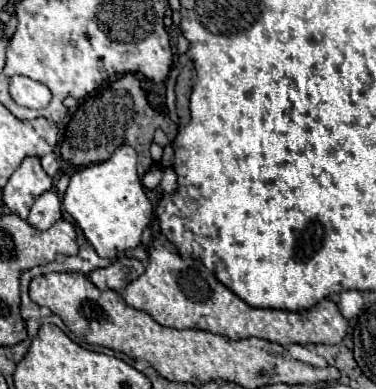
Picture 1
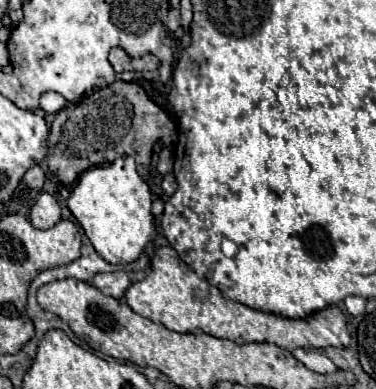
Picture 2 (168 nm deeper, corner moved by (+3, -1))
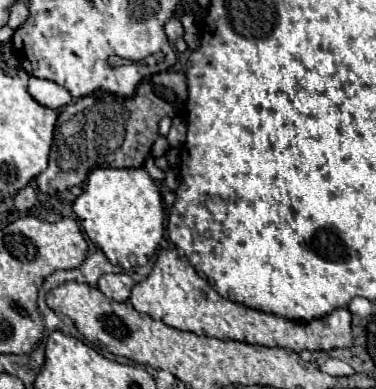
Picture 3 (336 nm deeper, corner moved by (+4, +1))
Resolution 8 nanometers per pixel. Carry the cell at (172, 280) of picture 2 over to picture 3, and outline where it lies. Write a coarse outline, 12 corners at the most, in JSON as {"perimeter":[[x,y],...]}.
{"perimeter":[[160,250],[130,304],[198,336],[350,348],[350,312],[298,322],[222,298]]}

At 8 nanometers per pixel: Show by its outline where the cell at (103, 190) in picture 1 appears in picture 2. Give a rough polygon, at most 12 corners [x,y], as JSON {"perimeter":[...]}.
{"perimeter":[[131,156],[85,170],[67,206],[99,256],[135,262],[157,234]]}

